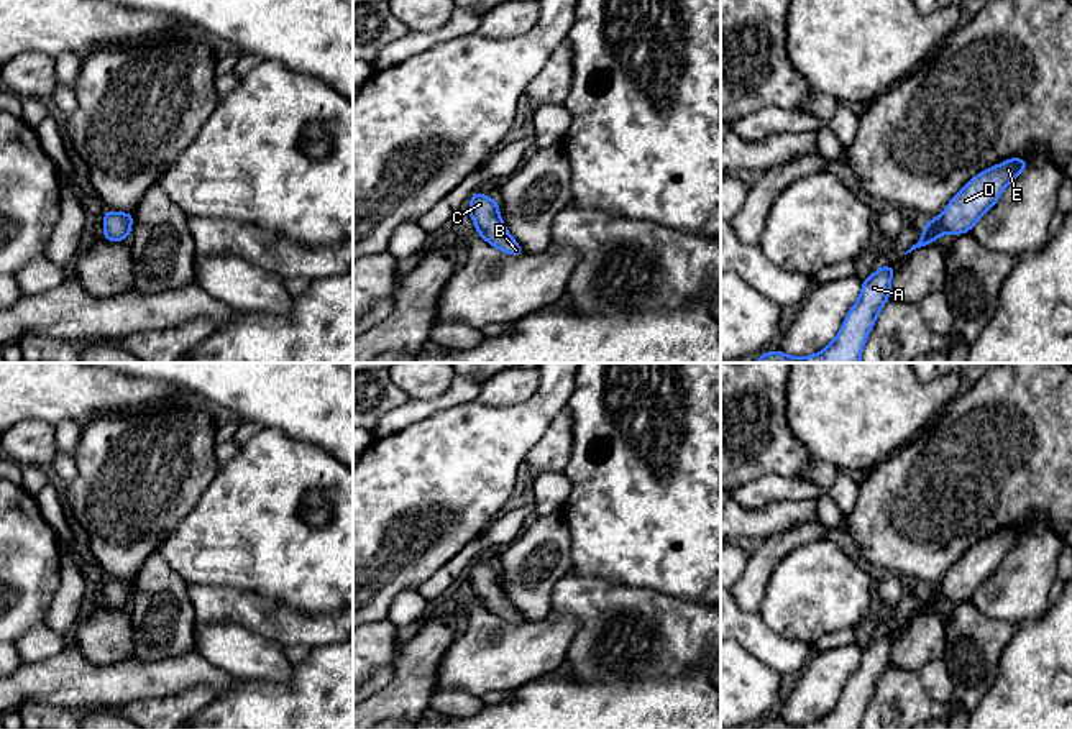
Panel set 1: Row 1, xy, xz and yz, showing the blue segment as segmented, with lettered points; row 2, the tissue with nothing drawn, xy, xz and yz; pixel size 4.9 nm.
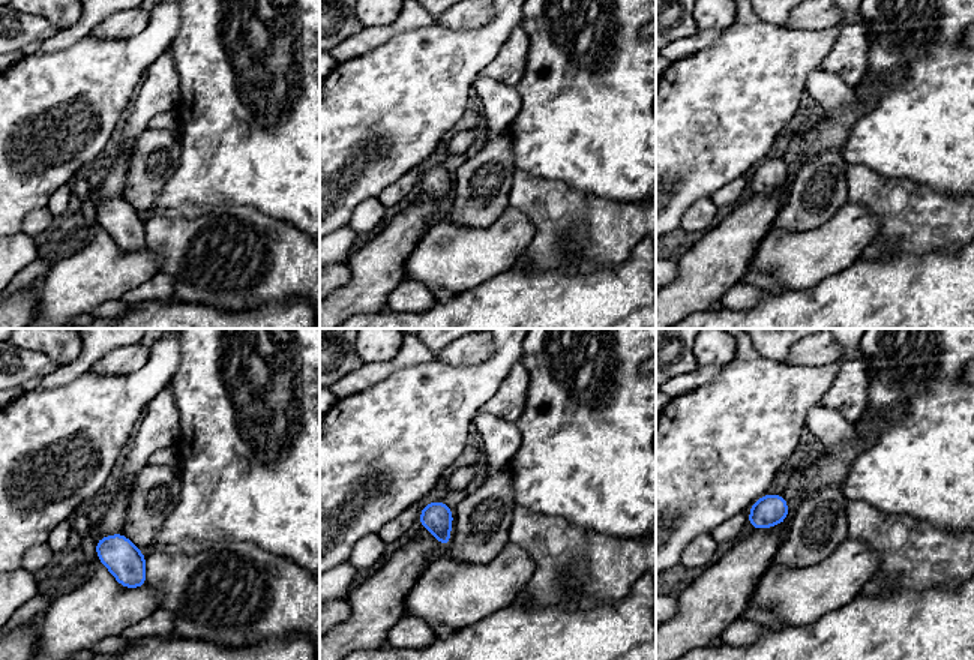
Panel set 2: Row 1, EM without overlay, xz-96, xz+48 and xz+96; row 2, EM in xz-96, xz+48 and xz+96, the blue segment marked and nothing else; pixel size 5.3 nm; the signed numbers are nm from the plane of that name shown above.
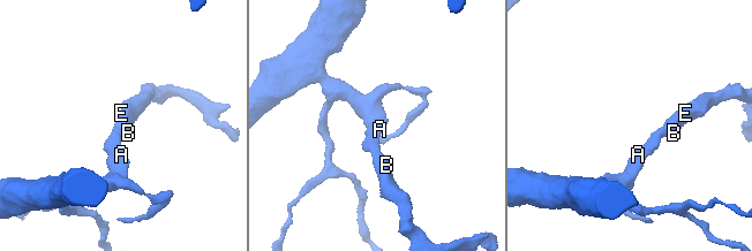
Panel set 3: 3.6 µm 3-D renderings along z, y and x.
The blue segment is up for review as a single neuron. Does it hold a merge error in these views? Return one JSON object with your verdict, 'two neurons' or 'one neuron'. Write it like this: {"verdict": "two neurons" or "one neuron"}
{"verdict": "one neuron"}

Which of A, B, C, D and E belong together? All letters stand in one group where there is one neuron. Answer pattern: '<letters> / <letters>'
A B C D E

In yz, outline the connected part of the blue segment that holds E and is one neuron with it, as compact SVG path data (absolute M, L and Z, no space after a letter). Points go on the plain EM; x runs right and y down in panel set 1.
M1010 525L1005 530L978 540L952 565L937 586L928 588L919 609L903 622L932 612L942 601L970 601L977 588L998 570L1006 553L1028 535L1031 534L1024 525Z

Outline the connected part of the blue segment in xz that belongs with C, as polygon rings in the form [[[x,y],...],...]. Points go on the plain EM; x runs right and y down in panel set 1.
[[[476,558],[468,571],[468,581],[471,583],[474,598],[481,606],[506,622],[520,624],[525,621],[501,588],[497,568]]]

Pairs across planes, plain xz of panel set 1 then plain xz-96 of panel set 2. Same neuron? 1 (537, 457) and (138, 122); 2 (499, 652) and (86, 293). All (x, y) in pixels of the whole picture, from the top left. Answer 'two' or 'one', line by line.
1: one
2: one

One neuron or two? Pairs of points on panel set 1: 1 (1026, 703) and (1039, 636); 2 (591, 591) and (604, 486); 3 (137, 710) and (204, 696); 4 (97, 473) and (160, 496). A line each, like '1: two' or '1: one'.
1: one
2: two
3: one
4: one

